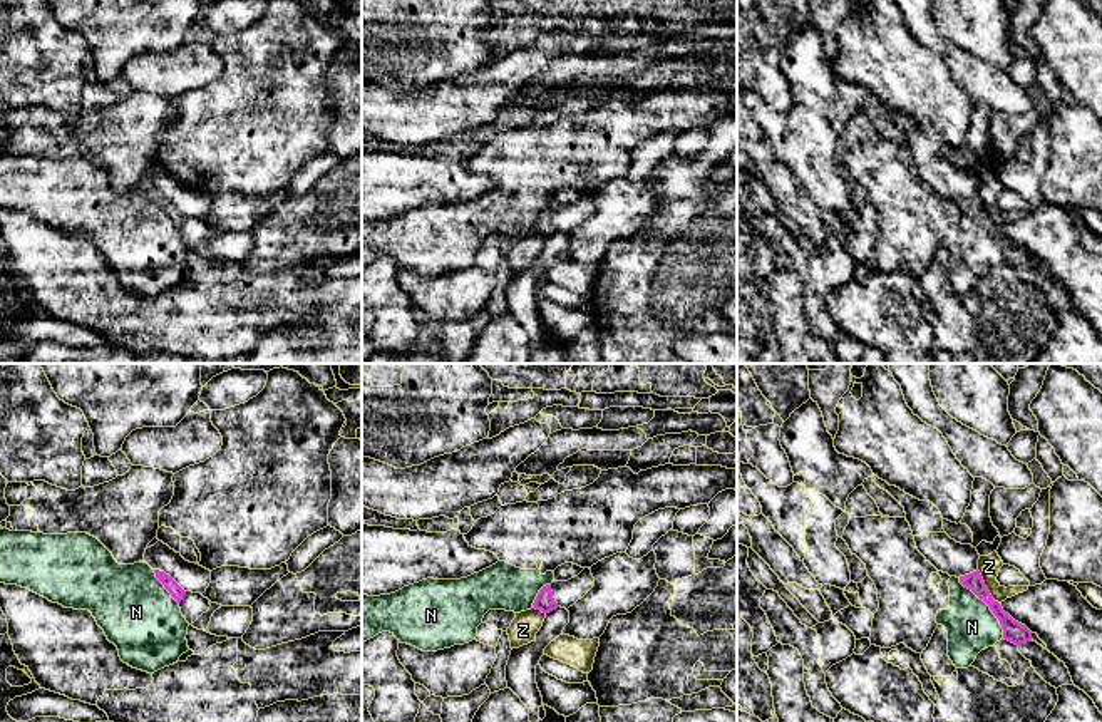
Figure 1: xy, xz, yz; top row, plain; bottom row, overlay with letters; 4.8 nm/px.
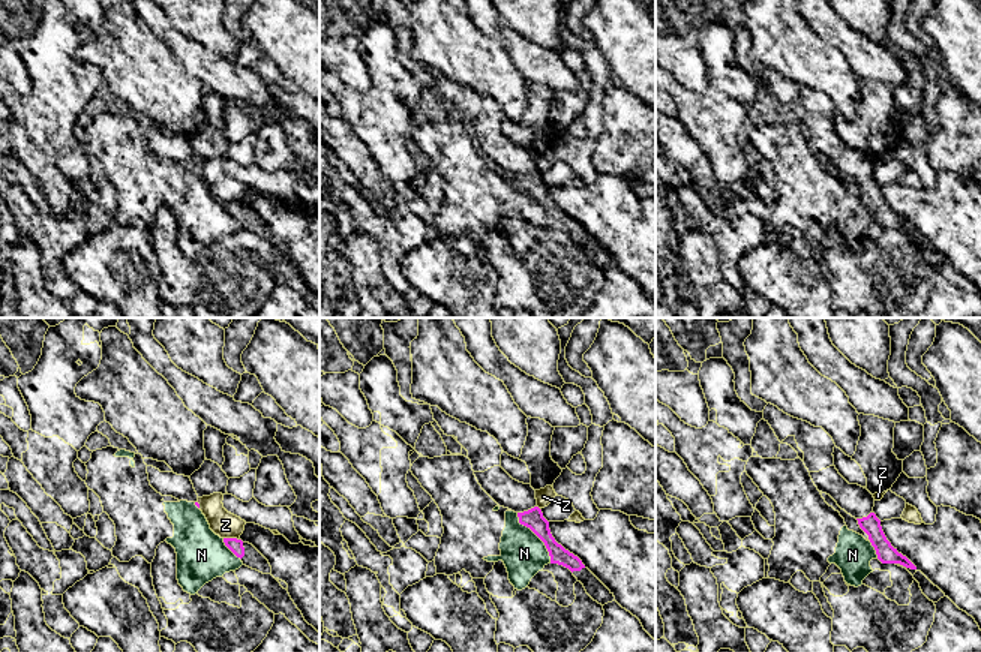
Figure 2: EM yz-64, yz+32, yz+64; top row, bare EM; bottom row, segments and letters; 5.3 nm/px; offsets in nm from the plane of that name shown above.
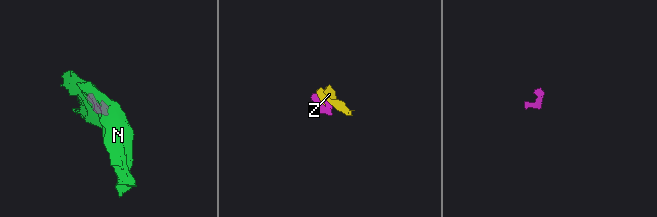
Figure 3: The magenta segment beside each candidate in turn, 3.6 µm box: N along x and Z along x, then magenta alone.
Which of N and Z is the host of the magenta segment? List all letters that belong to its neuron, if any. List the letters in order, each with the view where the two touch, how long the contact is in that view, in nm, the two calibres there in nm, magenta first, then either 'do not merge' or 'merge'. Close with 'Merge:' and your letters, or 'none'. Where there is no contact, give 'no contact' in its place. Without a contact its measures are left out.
N: yz | 360 nm | 100/240 nm | do not merge
Z: yz | 200 nm | 100/110 nm | do not merge
Merge: none

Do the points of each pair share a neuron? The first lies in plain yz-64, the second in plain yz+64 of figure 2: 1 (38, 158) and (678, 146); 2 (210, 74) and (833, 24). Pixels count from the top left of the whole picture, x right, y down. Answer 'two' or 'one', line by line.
1: one
2: one

